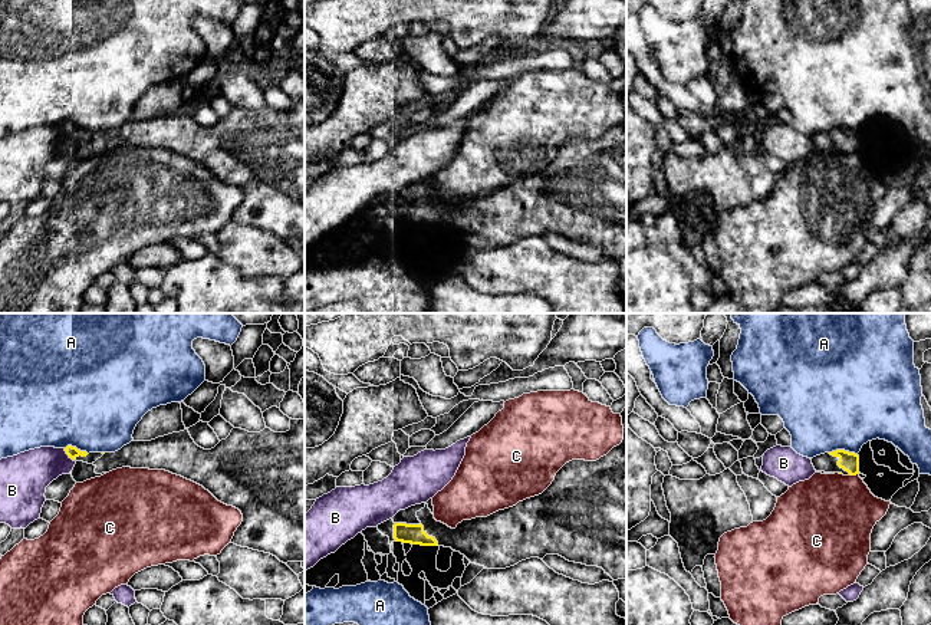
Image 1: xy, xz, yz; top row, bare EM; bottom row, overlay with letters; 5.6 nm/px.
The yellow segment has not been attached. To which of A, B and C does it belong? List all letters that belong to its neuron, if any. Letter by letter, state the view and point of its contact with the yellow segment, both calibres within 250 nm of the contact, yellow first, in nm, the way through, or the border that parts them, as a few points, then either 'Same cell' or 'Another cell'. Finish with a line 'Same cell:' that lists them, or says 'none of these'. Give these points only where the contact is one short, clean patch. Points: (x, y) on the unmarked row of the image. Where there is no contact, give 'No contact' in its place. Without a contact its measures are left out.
A: Touches yellow at yz (844, 128). Thickness 110 nm (yellow) against 500 nm. Another cell
B: Touches yellow at xy (66, 131). Thickness 60 nm (yellow) against 260 nm. Another cell
C: Touches yellow at yz (854, 153). Thickness 110 nm (yellow) against 440 nm. Boundary: yz (858, 151), (849, 154). Another cell
Same cell: none of these

